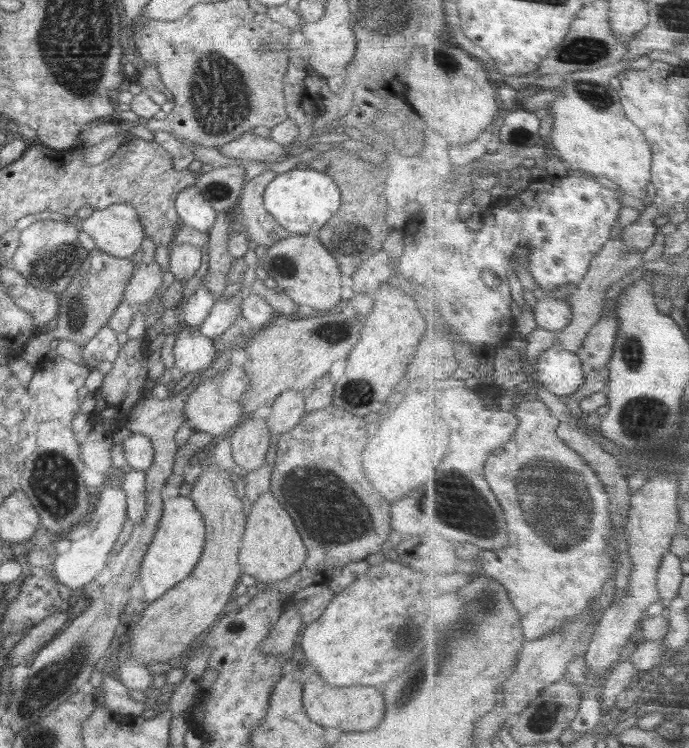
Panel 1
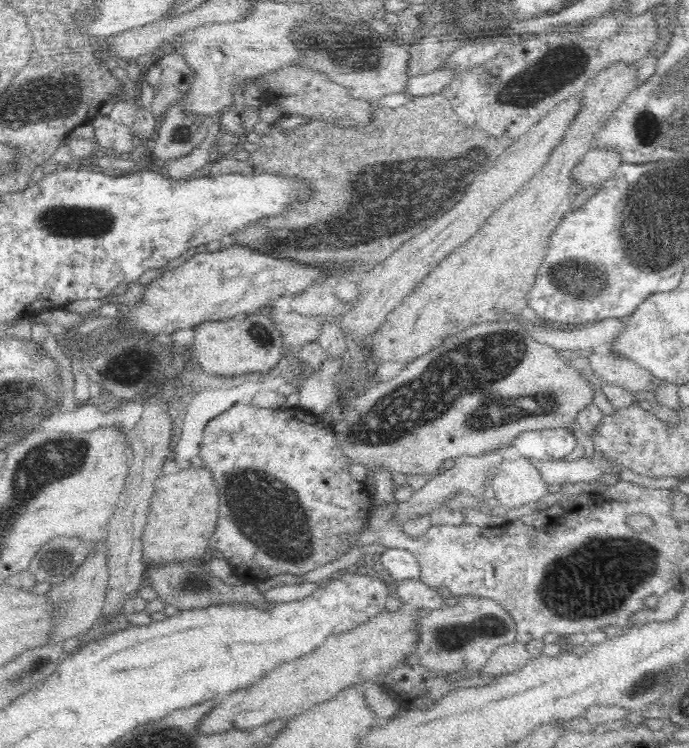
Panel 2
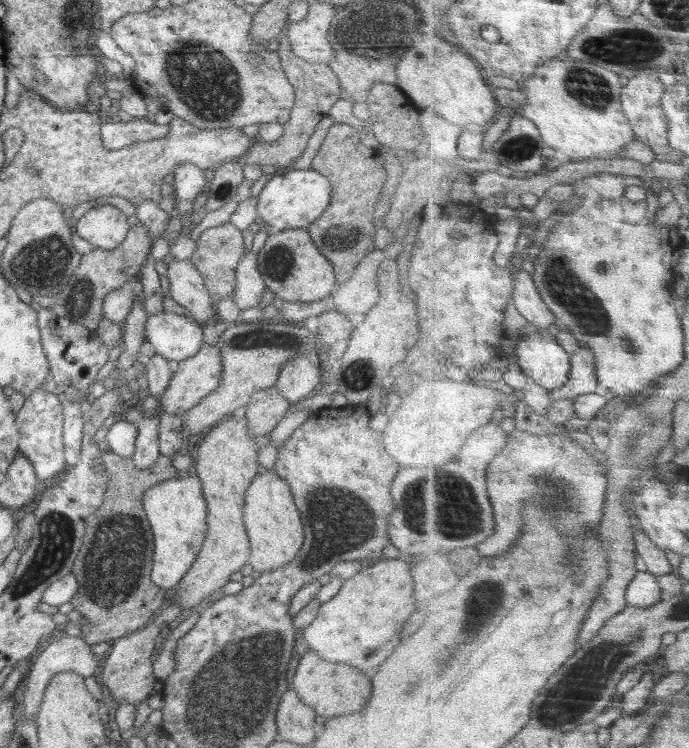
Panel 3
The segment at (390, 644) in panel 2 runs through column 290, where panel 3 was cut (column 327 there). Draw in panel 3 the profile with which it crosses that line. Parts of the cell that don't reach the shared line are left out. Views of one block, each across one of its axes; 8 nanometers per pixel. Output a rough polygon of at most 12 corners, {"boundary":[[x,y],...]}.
{"boundary":[[302,656],[292,678],[326,718],[358,712],[372,684],[348,664]]}

